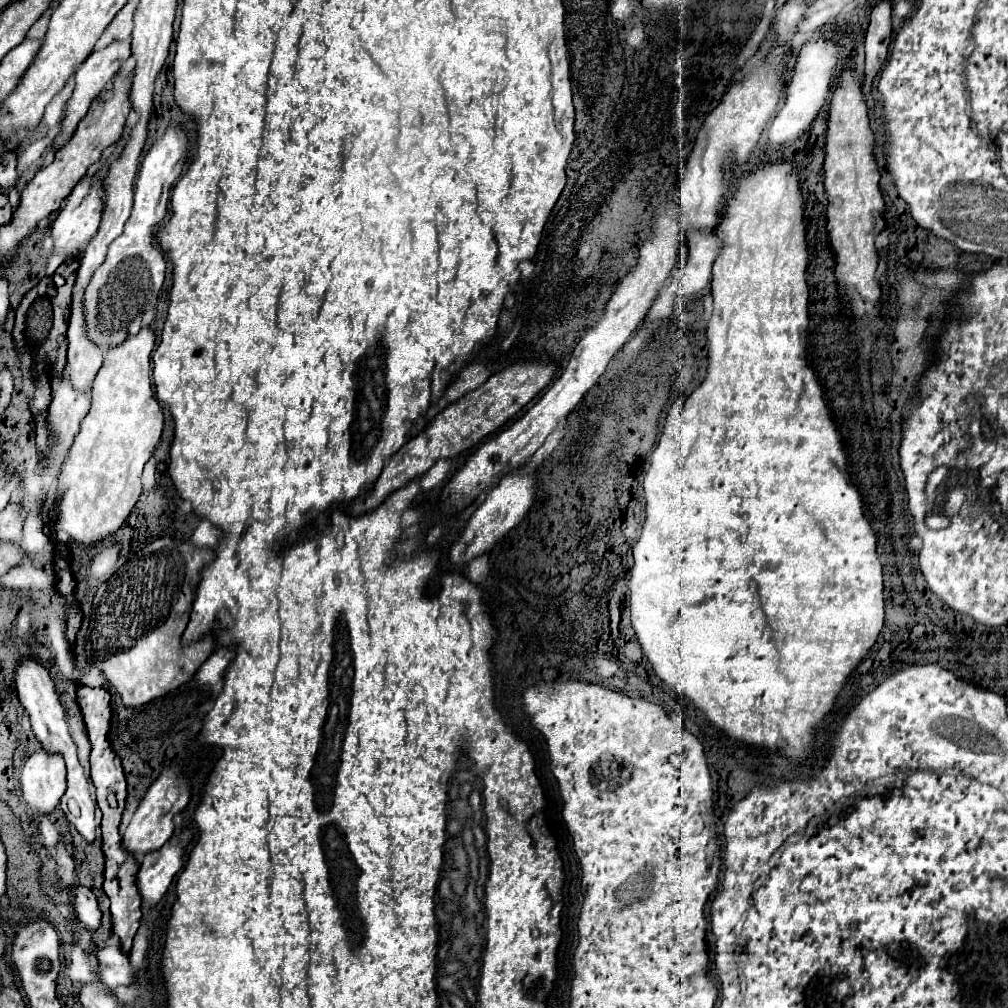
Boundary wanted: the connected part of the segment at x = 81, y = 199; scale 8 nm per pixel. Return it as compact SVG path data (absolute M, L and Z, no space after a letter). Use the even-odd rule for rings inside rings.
M87 177L83 181L77 183L77 187L73 189L73 193L67 197L63 209L59 211L57 219L51 225L51 237L53 237L53 253L61 253L63 251L63 259L75 259L83 247L87 247L87 243L91 241L91 237L97 233L99 229L99 221L101 221L101 211L103 211L103 201L99 197L99 189L101 189L101 181L95 177Z

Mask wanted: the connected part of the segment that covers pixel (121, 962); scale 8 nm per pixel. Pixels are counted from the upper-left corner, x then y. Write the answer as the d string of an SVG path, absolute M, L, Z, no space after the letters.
M103 947L97 951L97 975L103 985L109 989L119 985L131 985L135 981L135 973L131 971L129 957L119 947Z

